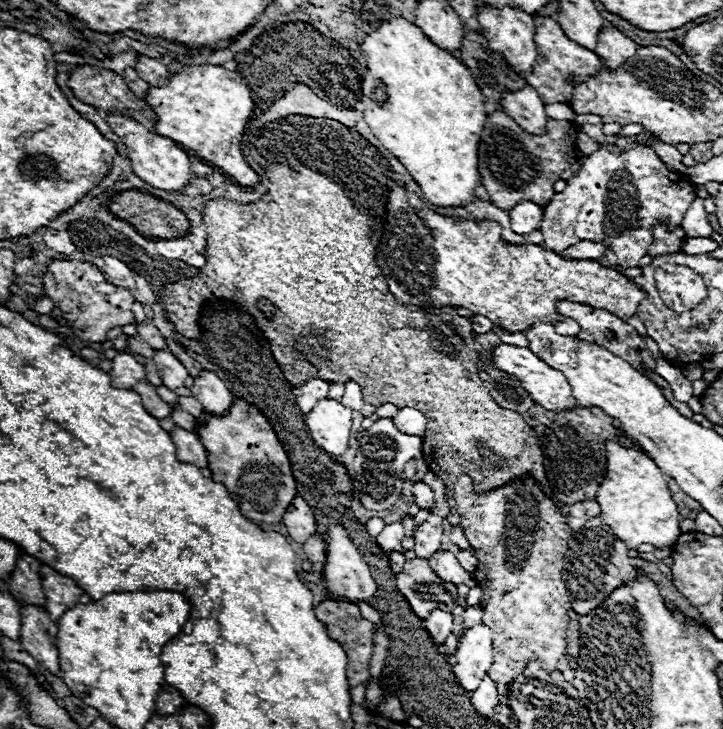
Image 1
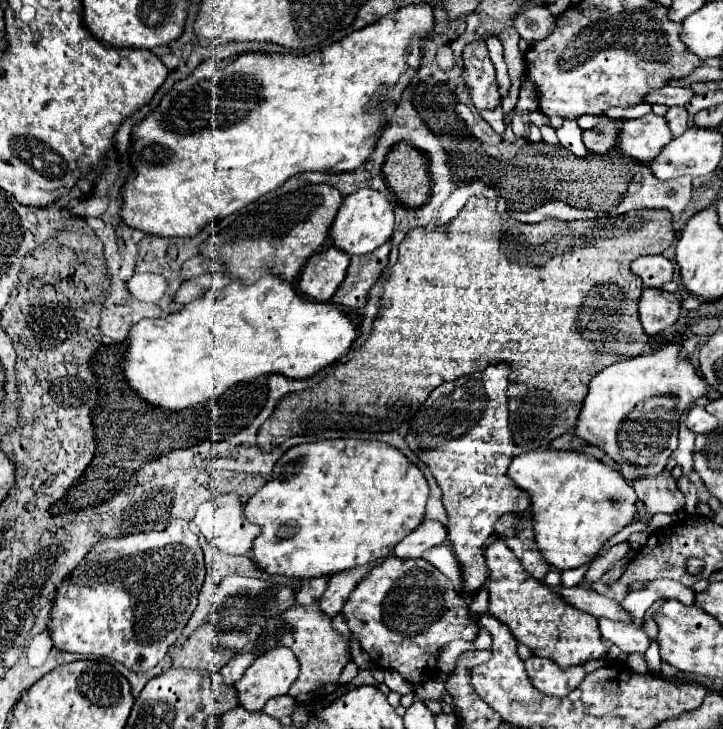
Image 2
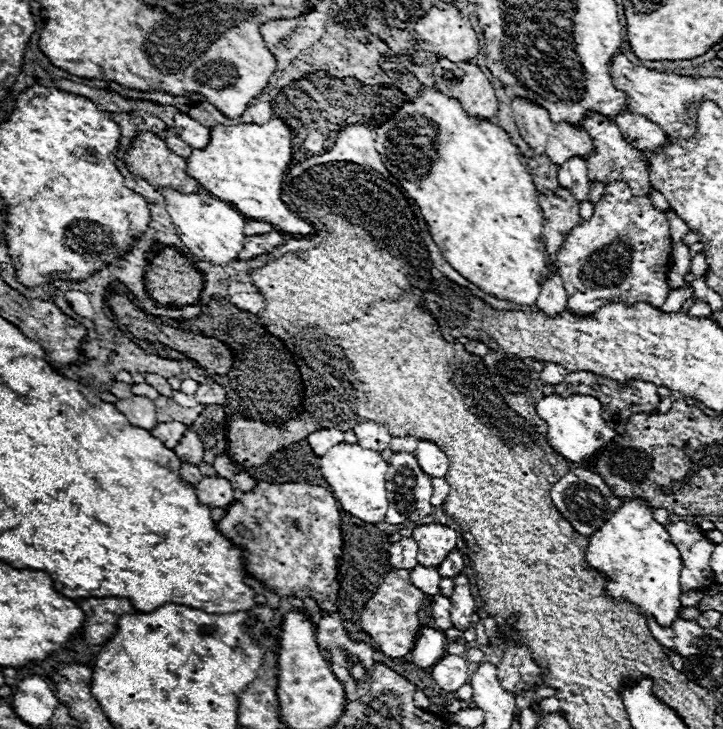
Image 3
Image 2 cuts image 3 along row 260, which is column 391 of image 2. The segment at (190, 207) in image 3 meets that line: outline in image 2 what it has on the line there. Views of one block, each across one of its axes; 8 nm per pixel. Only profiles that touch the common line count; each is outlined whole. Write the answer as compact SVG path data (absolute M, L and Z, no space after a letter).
M364 188L344 198L344 204L340 206L330 226L330 238L332 238L332 246L338 246L342 252L350 256L360 256L388 242L392 236L392 230L394 230L392 202L388 202L388 198L382 198L380 192Z

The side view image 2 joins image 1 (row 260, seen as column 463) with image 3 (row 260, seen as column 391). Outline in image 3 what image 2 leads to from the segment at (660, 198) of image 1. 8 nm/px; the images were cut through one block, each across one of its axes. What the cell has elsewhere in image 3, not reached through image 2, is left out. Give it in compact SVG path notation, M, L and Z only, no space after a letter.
M612 182L604 188L602 200L594 206L594 216L588 222L578 224L568 236L560 252L556 254L556 268L568 292L568 310L574 314L590 316L610 302L626 300L630 306L634 302L646 302L650 306L662 306L668 296L668 270L670 270L670 252L672 238L668 234L670 226L666 216L656 210L648 198L632 196L626 182Z

